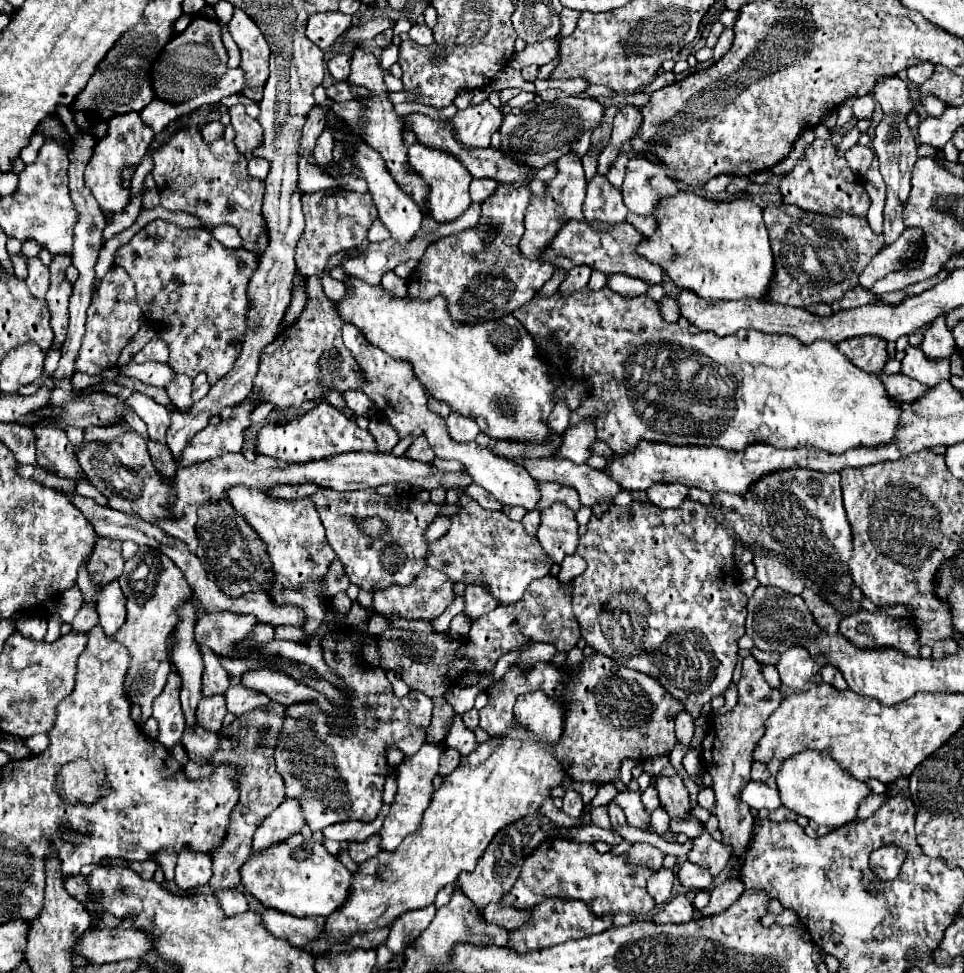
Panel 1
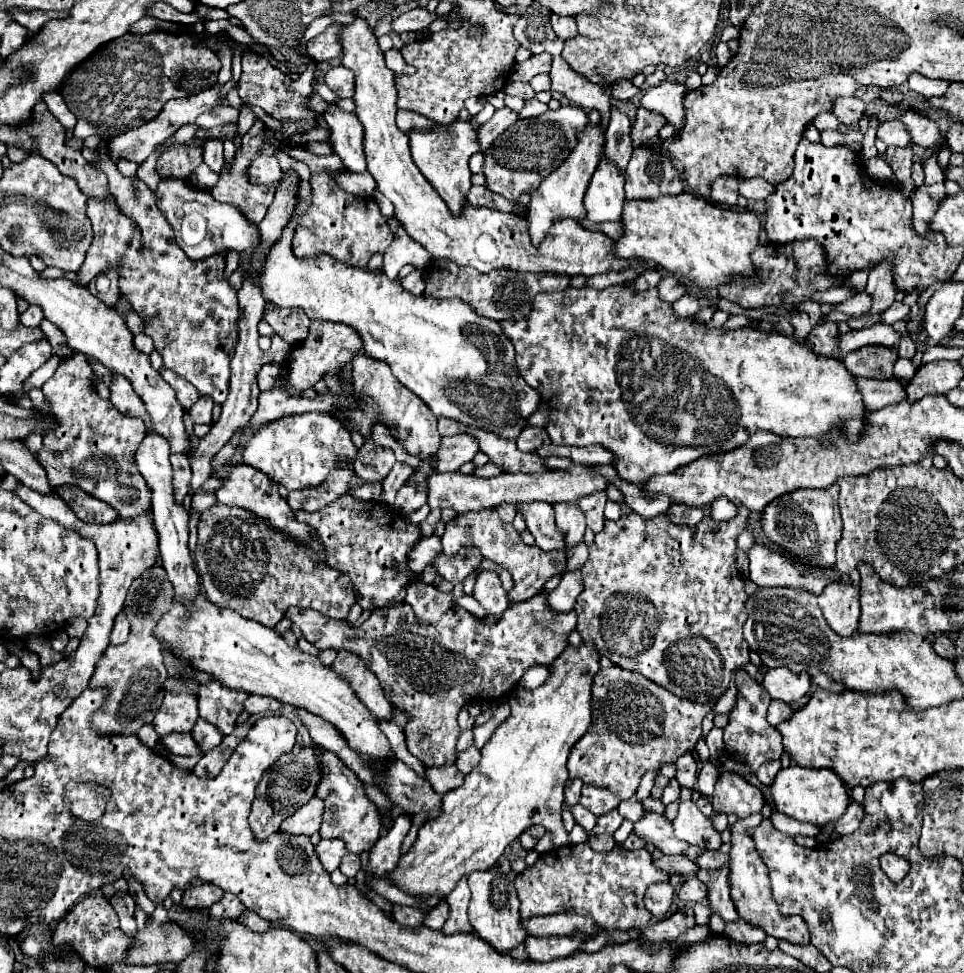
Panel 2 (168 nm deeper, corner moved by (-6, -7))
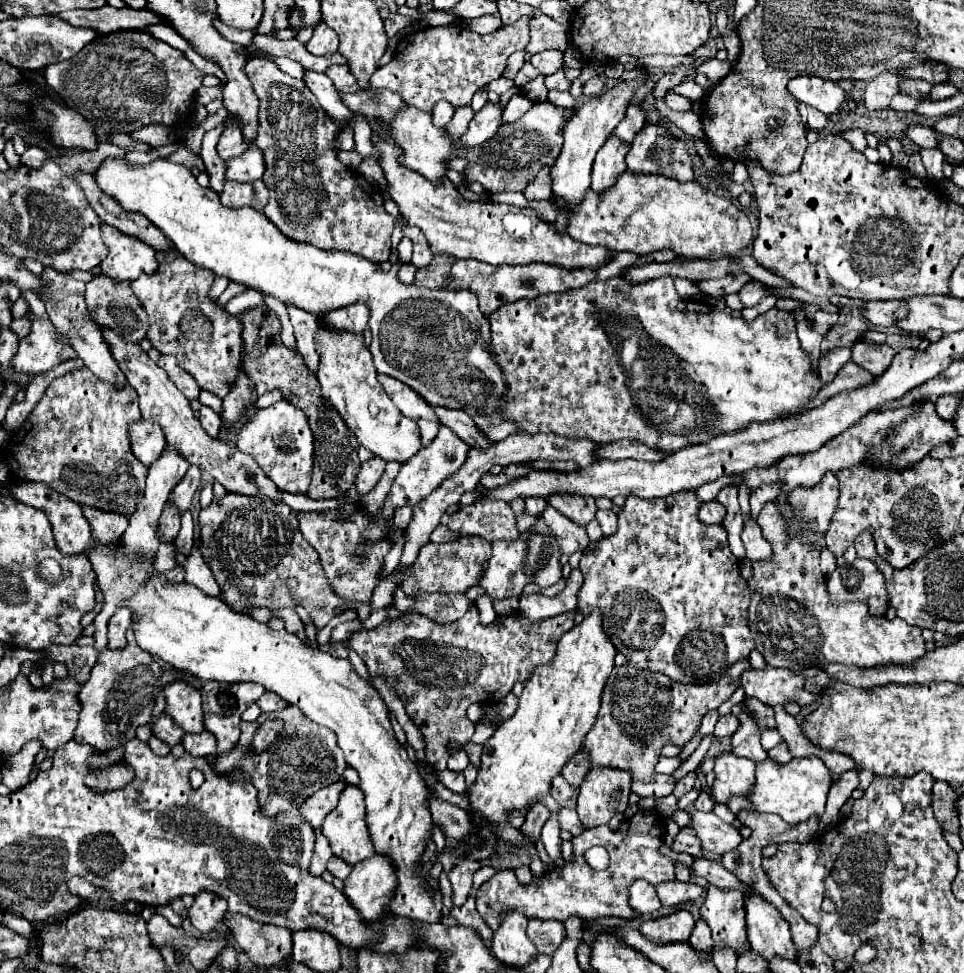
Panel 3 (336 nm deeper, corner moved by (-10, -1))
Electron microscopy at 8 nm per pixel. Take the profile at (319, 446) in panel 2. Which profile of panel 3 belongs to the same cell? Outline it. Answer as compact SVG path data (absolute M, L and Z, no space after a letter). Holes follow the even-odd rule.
M288 401L274 403L266 409L258 409L250 421L240 429L238 449L256 459L256 463L270 475L280 491L306 493L312 479L314 465L314 435L308 423L308 415Z

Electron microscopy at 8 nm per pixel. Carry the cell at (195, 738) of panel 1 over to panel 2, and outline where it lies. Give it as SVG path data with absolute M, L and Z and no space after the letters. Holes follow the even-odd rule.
M170 733L170 737L162 737L160 743L172 755L202 755L200 747L192 739L192 733Z

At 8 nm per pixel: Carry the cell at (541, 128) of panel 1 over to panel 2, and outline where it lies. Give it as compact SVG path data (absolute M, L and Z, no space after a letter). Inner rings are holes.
M564 105L556 111L548 109L536 119L518 119L516 125L506 129L506 133L502 133L502 137L482 153L486 187L508 201L516 201L522 193L538 189L538 185L570 155L576 145L576 133L582 131L584 125L588 125L588 115L572 105Z

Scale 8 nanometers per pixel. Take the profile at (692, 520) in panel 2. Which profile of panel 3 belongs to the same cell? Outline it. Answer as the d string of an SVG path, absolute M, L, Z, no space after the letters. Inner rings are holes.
M708 501L708 503L702 503L700 505L700 511L698 511L698 515L700 515L700 521L702 523L722 523L722 519L724 519L724 513L726 513L726 509L724 509L724 505L720 503L720 501Z

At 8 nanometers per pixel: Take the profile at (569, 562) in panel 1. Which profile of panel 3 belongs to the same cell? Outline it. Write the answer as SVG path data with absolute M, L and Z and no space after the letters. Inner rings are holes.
M572 569L570 577L566 579L566 589L556 597L544 595L522 595L520 597L520 611L528 615L528 619L546 619L550 615L558 615L564 611L576 609L576 595L582 587L582 573L580 569Z

